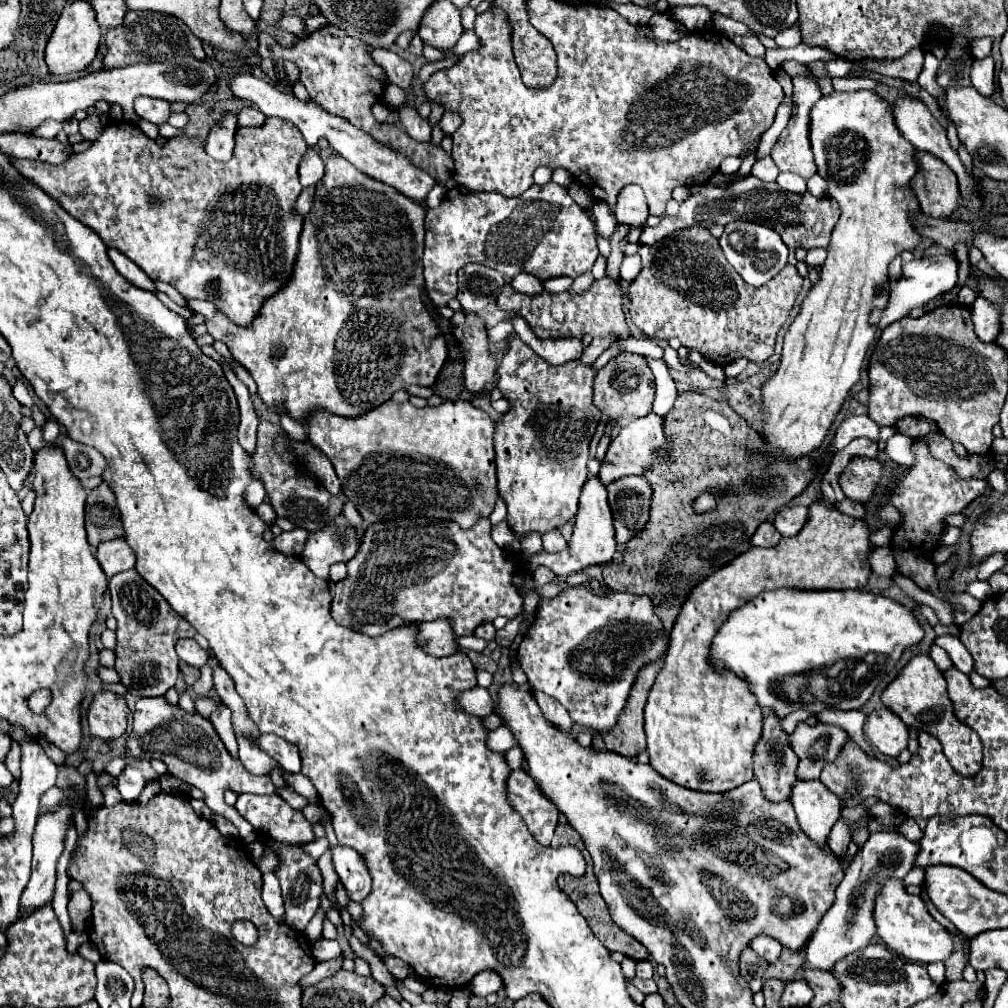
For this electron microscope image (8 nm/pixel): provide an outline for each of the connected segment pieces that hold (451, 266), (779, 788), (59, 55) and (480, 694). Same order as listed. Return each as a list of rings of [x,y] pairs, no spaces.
[[[550,181],[546,185],[532,185],[524,195],[502,197],[500,193],[472,191],[464,185],[454,185],[444,193],[440,207],[426,213],[426,241],[424,241],[424,277],[430,299],[436,307],[444,307],[458,291],[456,273],[470,261],[484,263],[506,277],[514,277],[520,271],[528,271],[542,281],[550,277],[572,277],[592,269],[598,257],[598,245],[592,223],[582,223],[582,209],[568,195],[568,189]]]
[[[766,711],[764,717],[764,729],[762,729],[762,737],[754,747],[754,777],[758,779],[758,783],[762,785],[764,795],[770,801],[784,801],[790,799],[792,793],[792,785],[798,781],[796,779],[796,769],[798,769],[800,757],[794,753],[794,749],[790,747],[788,741],[788,733],[782,729],[782,719],[772,713]]]
[[[76,1],[70,3],[58,23],[56,29],[52,31],[48,43],[46,43],[46,65],[48,71],[54,75],[70,75],[70,73],[78,73],[84,71],[92,59],[98,53],[98,45],[100,45],[100,27],[96,25],[96,19],[92,17],[92,9],[86,1]]]
[[[476,687],[476,689],[470,689],[468,693],[460,693],[460,707],[466,713],[486,717],[486,715],[490,715],[494,711],[494,701],[490,699],[488,689]]]

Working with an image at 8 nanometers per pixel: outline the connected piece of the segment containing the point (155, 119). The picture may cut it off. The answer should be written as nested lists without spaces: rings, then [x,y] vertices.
[[[138,97],[134,101],[134,111],[138,113],[140,119],[146,119],[154,125],[168,123],[170,117],[170,103],[164,99],[154,99],[154,97]]]

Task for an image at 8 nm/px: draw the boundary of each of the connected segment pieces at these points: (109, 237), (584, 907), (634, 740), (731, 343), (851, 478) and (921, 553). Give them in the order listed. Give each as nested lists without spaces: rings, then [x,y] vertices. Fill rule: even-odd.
[[[268,117],[266,123],[260,127],[250,127],[250,129],[238,127],[234,155],[228,163],[210,159],[204,151],[204,145],[206,145],[206,141],[202,137],[192,137],[192,139],[190,137],[172,137],[164,145],[160,145],[156,139],[148,139],[138,125],[132,125],[128,121],[112,121],[104,127],[102,135],[92,143],[90,149],[86,149],[84,153],[72,153],[66,161],[62,161],[58,165],[50,165],[46,161],[38,161],[38,159],[12,159],[12,165],[14,165],[14,169],[20,171],[22,177],[36,183],[50,199],[54,199],[68,215],[76,217],[80,223],[84,223],[92,231],[96,231],[106,247],[118,249],[128,259],[132,259],[138,267],[142,267],[142,271],[152,281],[164,281],[164,283],[174,285],[174,289],[186,299],[210,301],[210,303],[218,305],[218,309],[232,323],[236,323],[240,327],[248,327],[260,315],[264,301],[268,297],[276,295],[278,291],[282,291],[294,271],[294,263],[298,257],[298,245],[300,245],[300,233],[302,233],[302,225],[304,225],[304,217],[300,213],[296,213],[296,209],[294,209],[296,199],[302,193],[302,185],[298,179],[298,165],[300,165],[300,159],[306,153],[308,145],[304,145],[304,137],[300,137],[298,129],[290,121],[284,121],[278,117]],[[214,281],[218,281],[218,287],[216,287],[216,293],[210,293],[210,287]]]
[[[588,867],[586,875],[580,877],[580,879],[576,879],[576,877],[572,877],[572,875],[560,875],[560,877],[558,877],[558,885],[560,885],[560,889],[574,901],[574,905],[578,907],[578,911],[582,913],[582,917],[588,921],[588,925],[590,925],[590,929],[594,931],[594,935],[606,945],[608,951],[620,951],[620,953],[632,957],[634,961],[642,961],[642,959],[648,957],[648,951],[644,949],[644,945],[642,945],[640,941],[632,939],[624,929],[620,929],[620,927],[612,921],[610,911],[608,911],[608,905],[606,905],[606,901],[602,899],[600,891],[598,891],[598,879],[596,879],[592,867]]]
[[[650,665],[636,677],[636,685],[632,687],[632,697],[628,697],[628,705],[620,715],[620,721],[612,733],[594,733],[592,747],[596,751],[612,751],[626,759],[636,757],[640,751],[646,749],[646,735],[644,735],[644,705],[650,687],[654,685],[656,671],[660,665]]]
[[[692,227],[666,237],[658,245],[642,245],[638,251],[642,257],[642,271],[628,289],[630,315],[648,337],[664,341],[678,337],[684,347],[700,351],[720,367],[726,367],[740,357],[764,363],[774,353],[776,335],[790,315],[802,287],[802,277],[796,267],[788,263],[776,279],[762,287],[752,287],[726,261],[724,251],[716,241],[716,281],[710,283],[708,277],[714,259],[702,257],[702,253],[708,253],[706,247],[710,241],[712,235],[708,229]],[[712,293],[716,297],[704,301],[706,295]]]
[[[854,457],[840,477],[842,491],[852,501],[868,501],[874,485],[882,475],[882,465],[876,459]]]
[[[912,437],[912,453],[916,457],[916,463],[902,471],[892,487],[890,503],[900,511],[902,523],[894,529],[892,535],[892,549],[898,551],[910,551],[918,557],[930,557],[938,541],[946,529],[946,517],[962,513],[974,499],[986,493],[988,481],[986,479],[962,479],[958,477],[948,465],[944,465],[940,459],[936,459],[930,453],[928,443]]]

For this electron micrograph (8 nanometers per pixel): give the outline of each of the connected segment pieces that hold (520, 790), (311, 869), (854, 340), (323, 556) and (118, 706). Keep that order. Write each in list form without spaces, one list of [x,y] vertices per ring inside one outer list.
[[[514,769],[508,779],[508,797],[512,807],[524,817],[534,839],[542,845],[550,845],[558,823],[558,807],[542,793],[528,771]]]
[[[272,843],[272,849],[282,855],[282,865],[276,871],[280,885],[282,885],[282,899],[284,899],[284,907],[286,907],[286,915],[284,921],[288,925],[294,923],[294,929],[304,931],[308,921],[314,917],[314,913],[320,907],[320,895],[322,895],[322,875],[320,869],[316,865],[314,859],[310,859],[300,847],[288,847],[284,843]]]
[[[876,91],[832,93],[822,97],[810,113],[814,163],[818,175],[828,183],[828,195],[840,205],[840,219],[832,231],[828,259],[820,269],[820,277],[800,303],[798,317],[786,331],[780,367],[760,387],[764,409],[764,429],[760,437],[764,439],[764,447],[748,451],[748,459],[760,465],[772,463],[776,451],[782,451],[788,461],[794,461],[820,449],[830,425],[848,401],[852,387],[860,383],[868,353],[880,337],[882,329],[870,325],[868,319],[874,309],[886,309],[888,305],[888,291],[884,289],[888,285],[888,265],[904,251],[914,251],[922,241],[922,235],[912,227],[912,215],[922,211],[910,185],[920,171],[920,165],[916,163],[916,147],[900,135],[892,113],[892,105]]]
[[[338,517],[336,523],[332,523],[324,531],[310,535],[302,559],[308,569],[316,573],[316,577],[328,579],[328,567],[332,563],[348,563],[356,555],[358,543],[354,537],[356,533],[346,517]]]
[[[112,691],[96,693],[86,713],[90,733],[100,739],[120,737],[126,731],[126,717],[128,717],[126,699]]]

